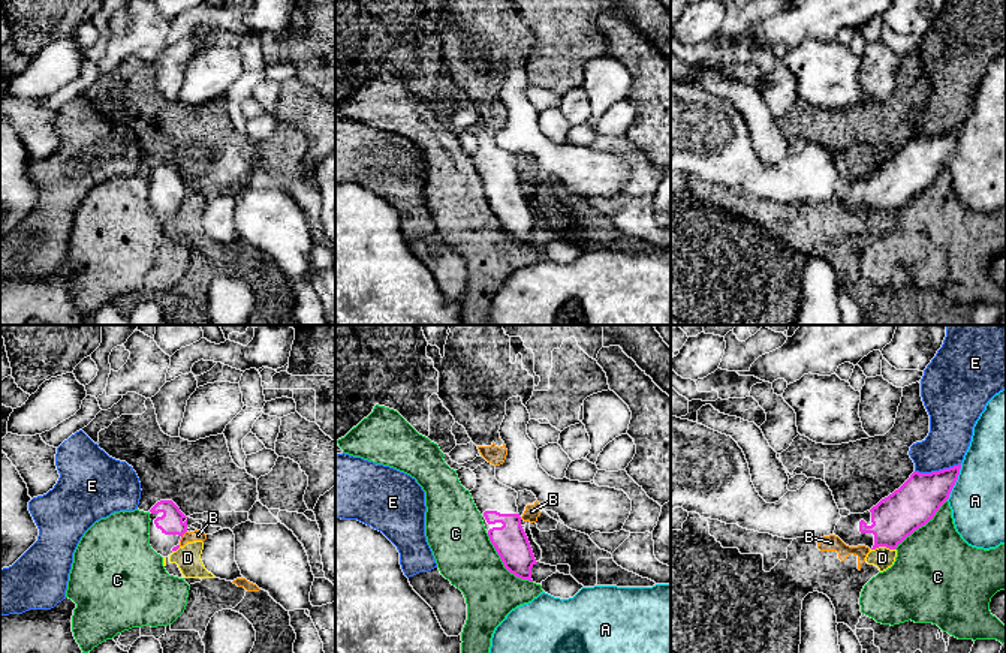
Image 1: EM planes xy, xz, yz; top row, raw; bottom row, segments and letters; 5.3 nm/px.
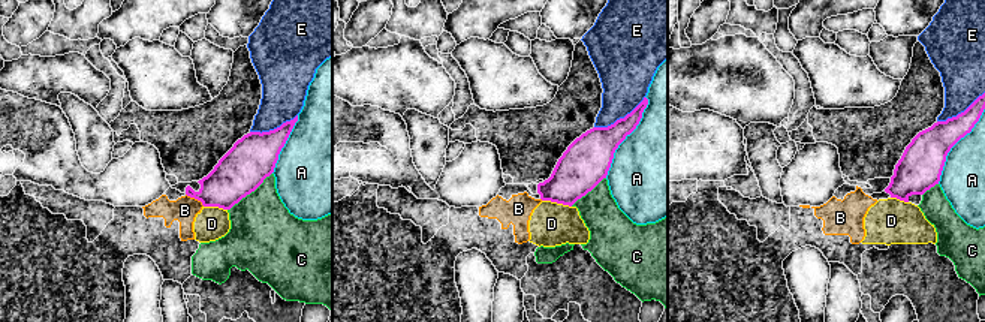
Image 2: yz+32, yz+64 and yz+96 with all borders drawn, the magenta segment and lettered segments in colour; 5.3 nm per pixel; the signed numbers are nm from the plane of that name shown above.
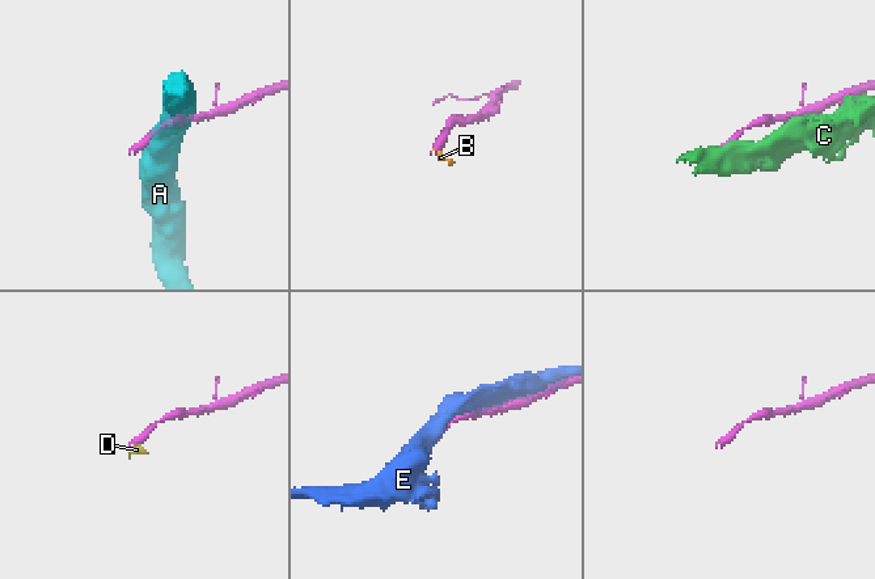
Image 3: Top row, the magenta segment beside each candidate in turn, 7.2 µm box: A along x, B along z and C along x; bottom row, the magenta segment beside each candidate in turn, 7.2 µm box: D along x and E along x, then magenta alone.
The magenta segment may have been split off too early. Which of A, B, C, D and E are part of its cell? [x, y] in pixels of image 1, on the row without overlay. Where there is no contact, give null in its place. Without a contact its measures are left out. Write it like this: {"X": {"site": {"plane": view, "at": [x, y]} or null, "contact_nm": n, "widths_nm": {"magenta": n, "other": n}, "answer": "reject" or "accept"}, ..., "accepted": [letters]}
{"A": {"site": {"plane": "yz", "at": [955, 146]}, "contact_nm": 200, "widths_nm": {"magenta": 240, "other": 500}, "answer": "reject"}, "B": {"site": {"plane": "xy", "at": [181, 201]}, "contact_nm": 70, "widths_nm": {"magenta": 130, "other": 60}, "answer": "reject"}, "C": {"site": {"plane": "xz", "at": [503, 228]}, "contact_nm": 360, "widths_nm": {"magenta": 190, "other": 320}, "answer": "reject"}, "D": {"site": {"plane": "yz", "at": [882, 210]}, "contact_nm": 130, "widths_nm": {"magenta": 240, "other": 120}, "answer": "reject"}, "E": {"site": {"plane": "yz", "at": [939, 135]}, "contact_nm": 260, "widths_nm": {"magenta": 240, "other": 240}, "answer": "reject"}, "accepted": []}

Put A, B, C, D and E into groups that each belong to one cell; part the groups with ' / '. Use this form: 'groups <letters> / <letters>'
groups A / B D / C / E

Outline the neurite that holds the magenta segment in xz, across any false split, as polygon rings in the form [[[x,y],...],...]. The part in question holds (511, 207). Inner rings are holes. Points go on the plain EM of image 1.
[[[488,126],[472,136],[476,139],[476,150],[470,159],[491,208],[510,238],[533,246],[531,232],[537,226],[521,190],[518,157],[496,144],[496,130]]]

